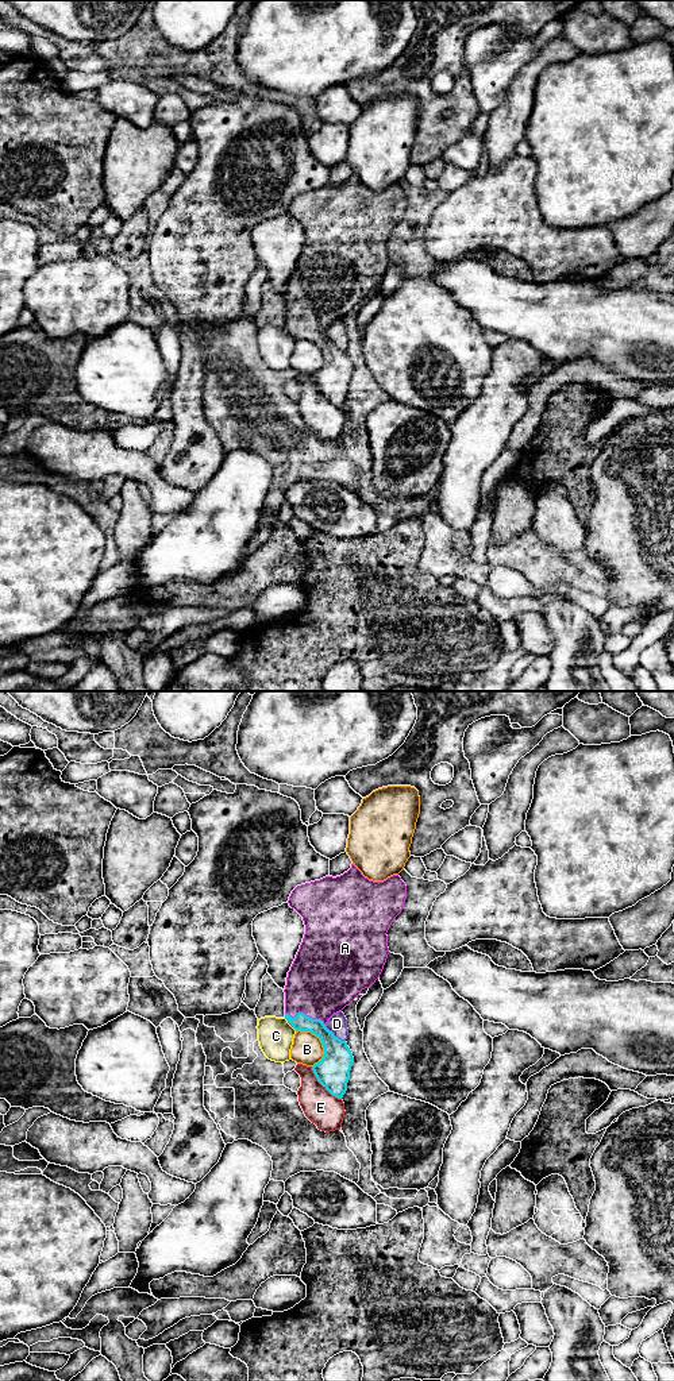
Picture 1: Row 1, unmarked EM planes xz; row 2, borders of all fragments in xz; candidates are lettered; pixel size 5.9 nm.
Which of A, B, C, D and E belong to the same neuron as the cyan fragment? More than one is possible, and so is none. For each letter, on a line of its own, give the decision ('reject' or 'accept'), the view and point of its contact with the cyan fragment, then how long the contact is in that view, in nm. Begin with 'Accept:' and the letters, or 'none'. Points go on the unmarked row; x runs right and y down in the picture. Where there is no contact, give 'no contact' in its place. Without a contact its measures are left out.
Accept: A
A: accept; meets cyan in xz at (304, 323); contact 260 nm long
B: reject; meets cyan in xz at (320, 348); contact 240 nm long
C: reject; meets cyan in xz at (287, 328); contact 40 nm long
D: reject; meets cyan in xz at (334, 344); contact 160 nm long
E: reject; meets cyan in xz at (323, 394); contact 260 nm long

